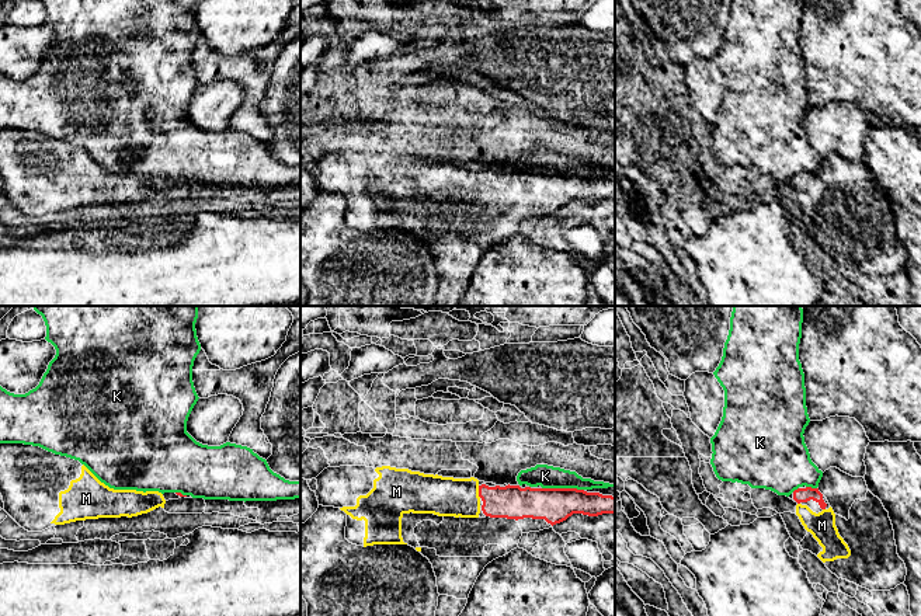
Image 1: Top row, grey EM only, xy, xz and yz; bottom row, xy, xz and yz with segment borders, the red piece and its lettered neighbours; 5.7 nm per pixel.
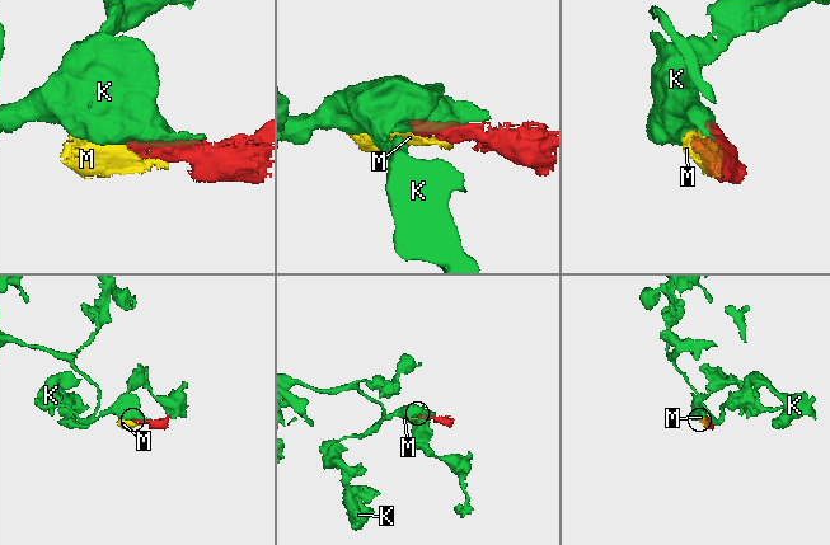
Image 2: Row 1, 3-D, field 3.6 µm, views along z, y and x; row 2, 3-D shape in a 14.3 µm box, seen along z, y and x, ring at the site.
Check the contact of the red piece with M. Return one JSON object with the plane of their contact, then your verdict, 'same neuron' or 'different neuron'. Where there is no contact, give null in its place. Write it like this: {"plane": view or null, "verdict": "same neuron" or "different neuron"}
{"plane": "xz", "verdict": "same neuron"}

